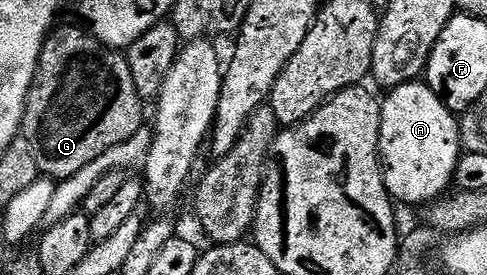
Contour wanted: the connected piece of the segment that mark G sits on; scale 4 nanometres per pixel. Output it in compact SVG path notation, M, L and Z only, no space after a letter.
M83 27L60 28L48 33L42 46L36 77L28 91L24 107L22 136L34 146L36 161L41 173L59 182L78 174L84 166L101 158L112 147L141 135L144 124L145 101L141 100L128 69L125 53L103 47L95 36Z

